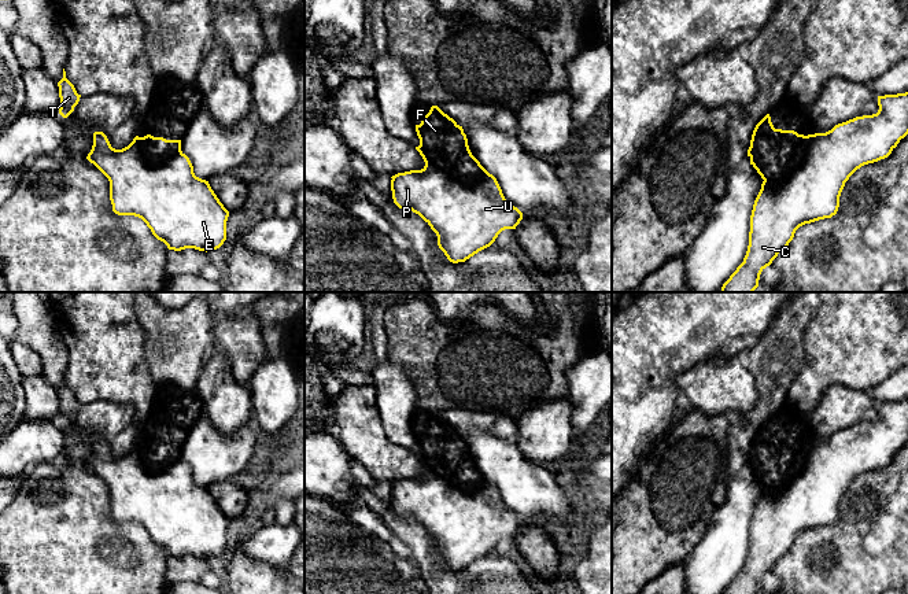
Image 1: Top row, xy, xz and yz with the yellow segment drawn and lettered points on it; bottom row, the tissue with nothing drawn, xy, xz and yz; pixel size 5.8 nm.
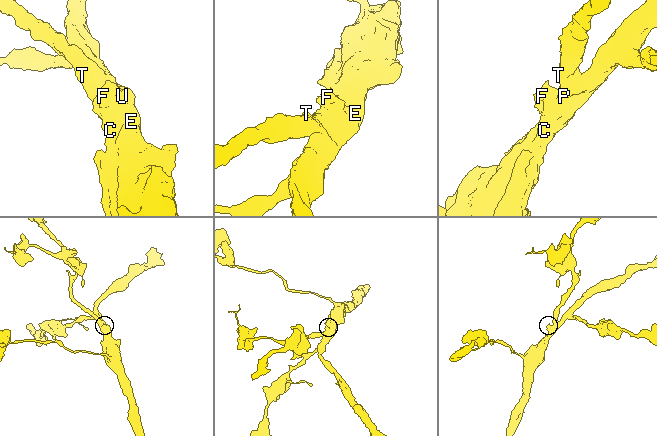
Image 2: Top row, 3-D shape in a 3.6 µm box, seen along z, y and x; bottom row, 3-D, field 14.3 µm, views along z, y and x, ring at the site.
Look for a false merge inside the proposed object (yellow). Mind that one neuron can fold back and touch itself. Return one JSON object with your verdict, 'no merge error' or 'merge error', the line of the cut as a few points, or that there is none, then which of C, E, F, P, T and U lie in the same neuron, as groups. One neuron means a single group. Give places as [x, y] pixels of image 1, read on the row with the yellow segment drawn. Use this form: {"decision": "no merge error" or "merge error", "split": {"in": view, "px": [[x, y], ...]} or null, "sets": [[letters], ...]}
{"decision": "merge error", "split": {"in": "xz", "px": [[428, 154], [443, 148], [454, 163], [456, 177], [478, 184]]}, "sets": [["C", "E", "P", "T", "U"], ["F"]]}

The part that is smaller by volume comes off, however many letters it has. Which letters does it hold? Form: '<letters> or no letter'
F

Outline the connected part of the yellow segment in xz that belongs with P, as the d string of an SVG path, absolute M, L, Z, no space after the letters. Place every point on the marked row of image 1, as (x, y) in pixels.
M435 147L421 170L398 173L391 178L394 203L402 210L418 214L436 233L438 246L453 263L465 262L479 251L490 247L505 229L516 229L523 213L509 203L497 178L483 166L475 187L457 180L450 154Z

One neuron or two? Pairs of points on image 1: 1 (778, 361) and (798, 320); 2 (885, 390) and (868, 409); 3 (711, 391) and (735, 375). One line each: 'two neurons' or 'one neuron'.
1: one neuron
2: two neurons
3: one neuron

